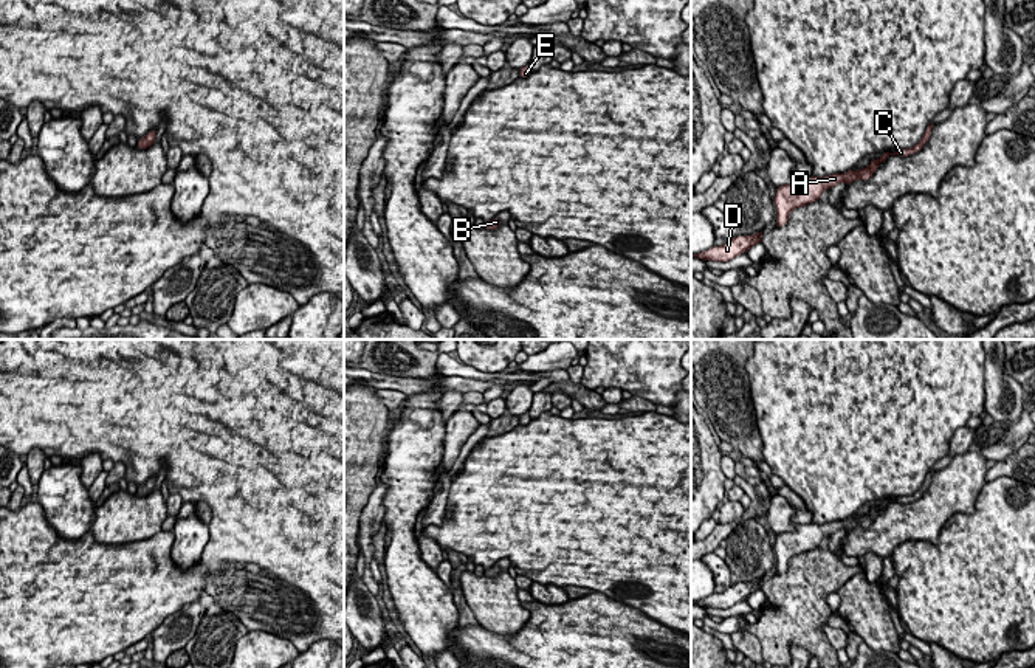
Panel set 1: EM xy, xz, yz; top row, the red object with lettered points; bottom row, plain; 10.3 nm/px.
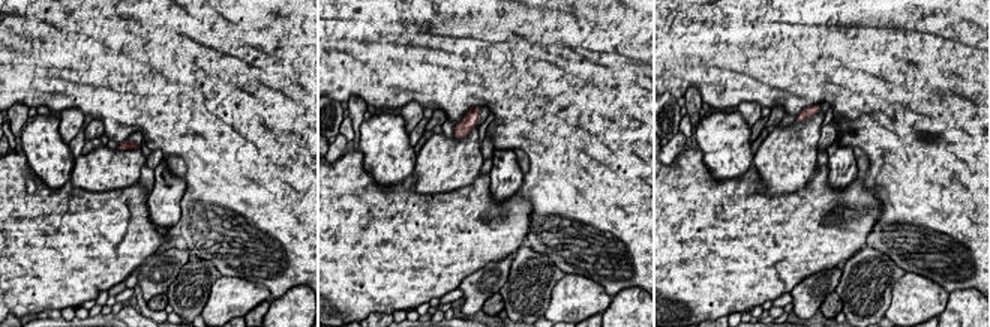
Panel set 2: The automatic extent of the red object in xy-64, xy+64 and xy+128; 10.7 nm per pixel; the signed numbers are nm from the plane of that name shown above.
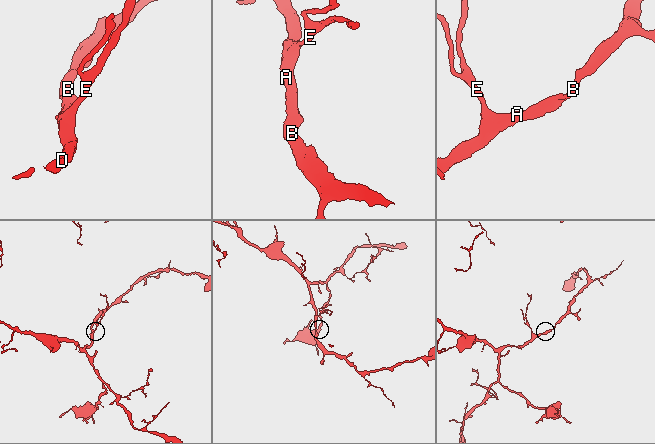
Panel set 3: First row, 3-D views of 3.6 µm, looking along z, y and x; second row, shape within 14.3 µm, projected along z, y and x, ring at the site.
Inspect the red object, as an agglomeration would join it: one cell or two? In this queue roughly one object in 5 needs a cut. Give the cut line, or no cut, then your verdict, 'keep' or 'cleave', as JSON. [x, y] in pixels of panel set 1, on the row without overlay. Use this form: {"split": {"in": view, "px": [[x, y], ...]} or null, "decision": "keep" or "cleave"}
{"split": null, "decision": "keep"}

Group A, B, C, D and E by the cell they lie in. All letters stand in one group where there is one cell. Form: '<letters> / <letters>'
A B C D E

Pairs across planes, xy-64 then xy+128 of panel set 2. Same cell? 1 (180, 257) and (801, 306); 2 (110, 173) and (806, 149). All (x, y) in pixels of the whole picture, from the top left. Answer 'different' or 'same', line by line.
1: same
2: same

